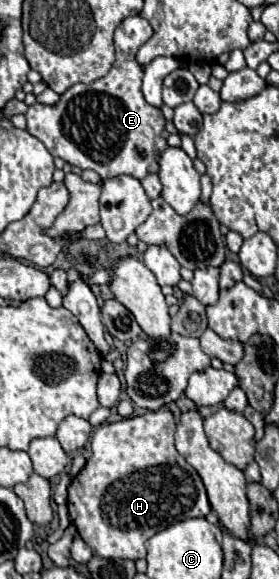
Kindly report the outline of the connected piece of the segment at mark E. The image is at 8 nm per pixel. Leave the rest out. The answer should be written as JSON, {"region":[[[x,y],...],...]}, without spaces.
{"region":[[[141,16],[125,18],[115,30],[115,62],[107,76],[91,84],[75,84],[53,106],[33,104],[27,110],[27,130],[39,138],[51,156],[59,156],[65,162],[91,168],[103,180],[129,174],[145,178],[145,174],[157,172],[157,154],[165,150],[167,142],[161,138],[165,118],[159,108],[145,102],[141,92],[143,68],[137,62],[137,50],[151,38],[153,28]]]}

